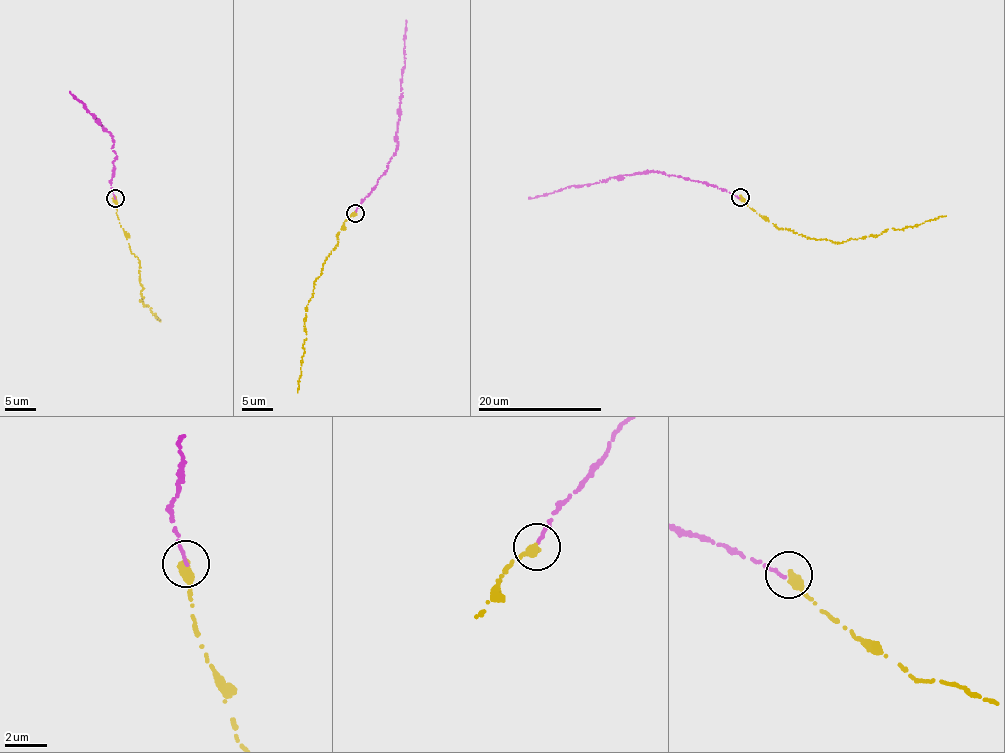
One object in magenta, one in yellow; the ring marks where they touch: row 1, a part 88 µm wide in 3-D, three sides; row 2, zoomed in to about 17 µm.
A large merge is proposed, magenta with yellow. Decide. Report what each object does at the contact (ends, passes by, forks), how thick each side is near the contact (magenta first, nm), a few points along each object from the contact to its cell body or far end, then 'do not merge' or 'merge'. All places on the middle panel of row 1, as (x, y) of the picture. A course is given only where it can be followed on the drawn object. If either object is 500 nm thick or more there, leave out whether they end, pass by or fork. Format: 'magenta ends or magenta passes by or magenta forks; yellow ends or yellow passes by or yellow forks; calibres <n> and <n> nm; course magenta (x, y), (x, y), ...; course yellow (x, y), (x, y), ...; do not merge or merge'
magenta ends; yellow ends; calibres 140 and 440 nm; course magenta (355, 212), (387, 169), (398, 148), (395, 132), (406, 21); course yellow (356, 213), (343, 223), (337, 235), (338, 246), (314, 282), (306, 311), (306, 334), (297, 392); merge

